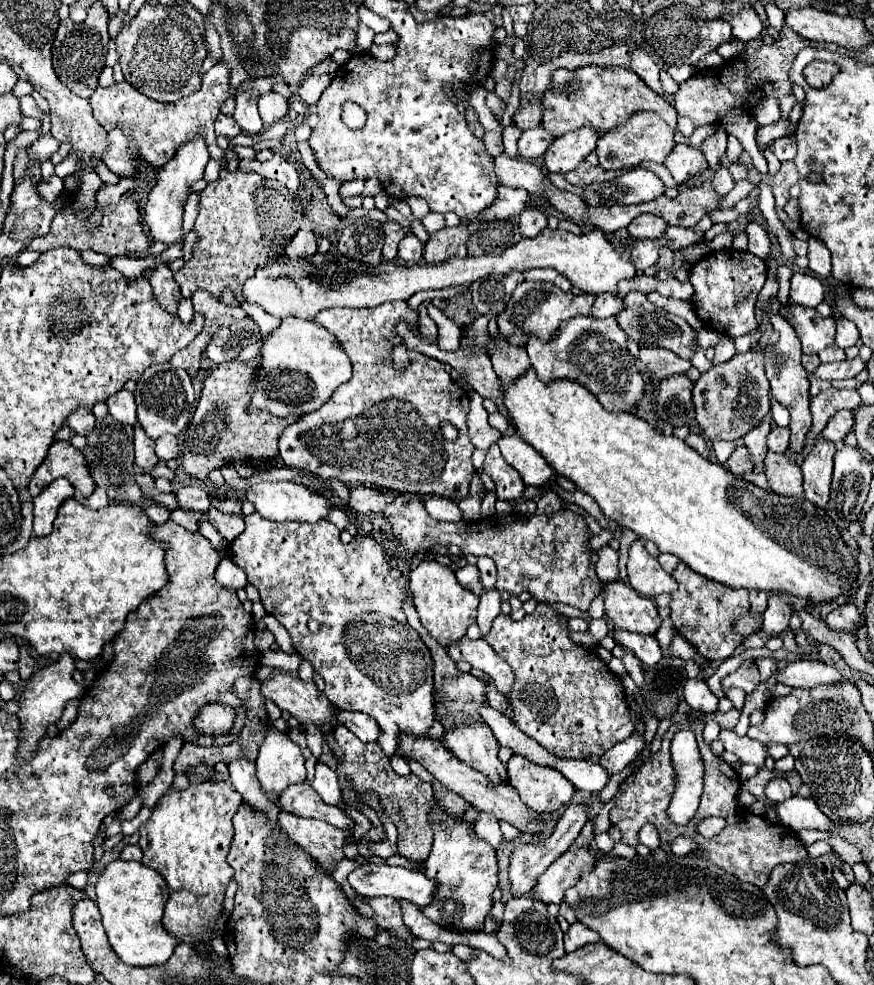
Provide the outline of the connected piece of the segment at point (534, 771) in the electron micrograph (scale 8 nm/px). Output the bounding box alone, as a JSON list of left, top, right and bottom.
[507,756,575,814]

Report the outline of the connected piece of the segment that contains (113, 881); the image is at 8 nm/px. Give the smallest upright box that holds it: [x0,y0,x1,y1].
[95,860,179,966]

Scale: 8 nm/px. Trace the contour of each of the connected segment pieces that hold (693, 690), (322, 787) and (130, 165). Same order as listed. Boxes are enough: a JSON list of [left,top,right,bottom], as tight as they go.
[[685,680,719,712],[311,762,343,806],[105,128,141,178]]

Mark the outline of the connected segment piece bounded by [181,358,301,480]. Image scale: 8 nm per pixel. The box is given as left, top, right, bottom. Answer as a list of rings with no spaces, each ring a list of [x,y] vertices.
[[[259,358],[251,362],[231,360],[219,364],[211,370],[207,380],[203,382],[201,398],[195,410],[195,416],[187,428],[187,440],[181,452],[181,468],[195,478],[207,478],[211,470],[221,468],[225,464],[233,464],[235,460],[247,460],[251,464],[269,462],[279,454],[277,442],[287,428],[301,416],[273,416],[269,412],[247,412],[249,406],[249,386],[259,370]]]

